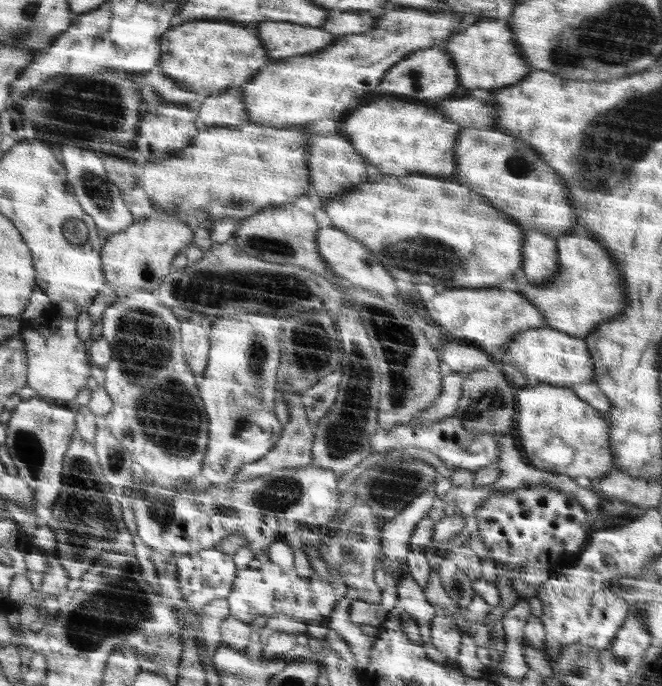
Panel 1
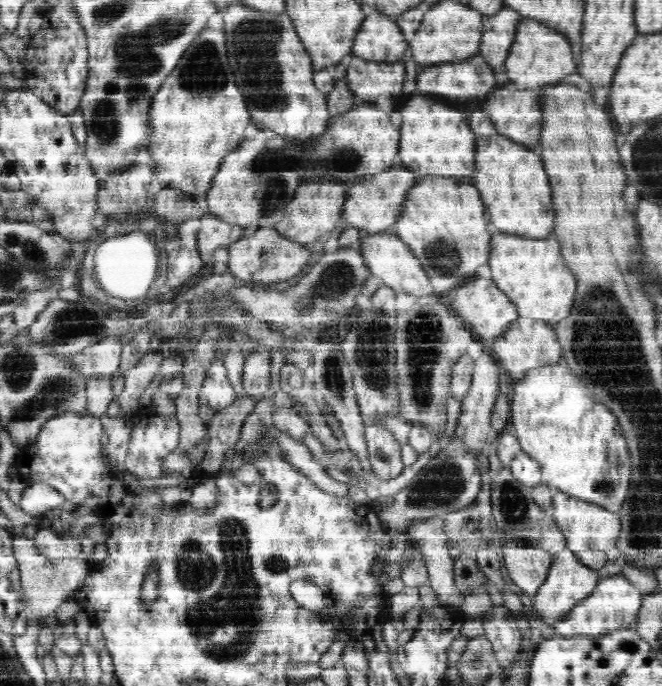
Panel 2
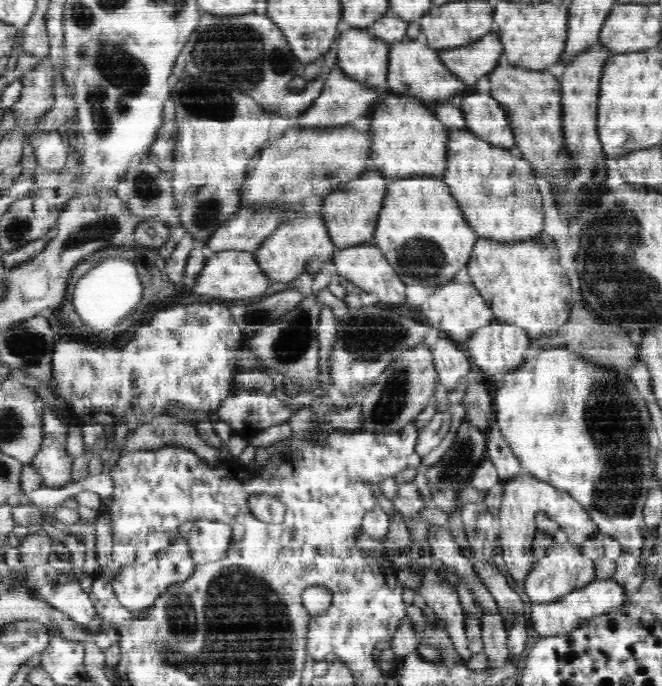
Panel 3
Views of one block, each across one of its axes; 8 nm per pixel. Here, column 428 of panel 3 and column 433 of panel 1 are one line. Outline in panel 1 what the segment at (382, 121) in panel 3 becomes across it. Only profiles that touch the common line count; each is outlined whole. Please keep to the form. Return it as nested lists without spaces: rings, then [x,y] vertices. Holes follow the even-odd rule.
[[[406,99],[398,102],[394,100],[378,100],[378,102],[365,102],[358,110],[355,110],[347,119],[340,121],[342,132],[348,132],[344,136],[354,142],[358,155],[366,160],[366,163],[376,167],[384,175],[406,177],[409,175],[433,175],[434,177],[452,178],[457,174],[458,156],[457,144],[461,136],[462,126],[445,117],[445,114],[436,112],[426,106],[418,104],[406,104]]]

